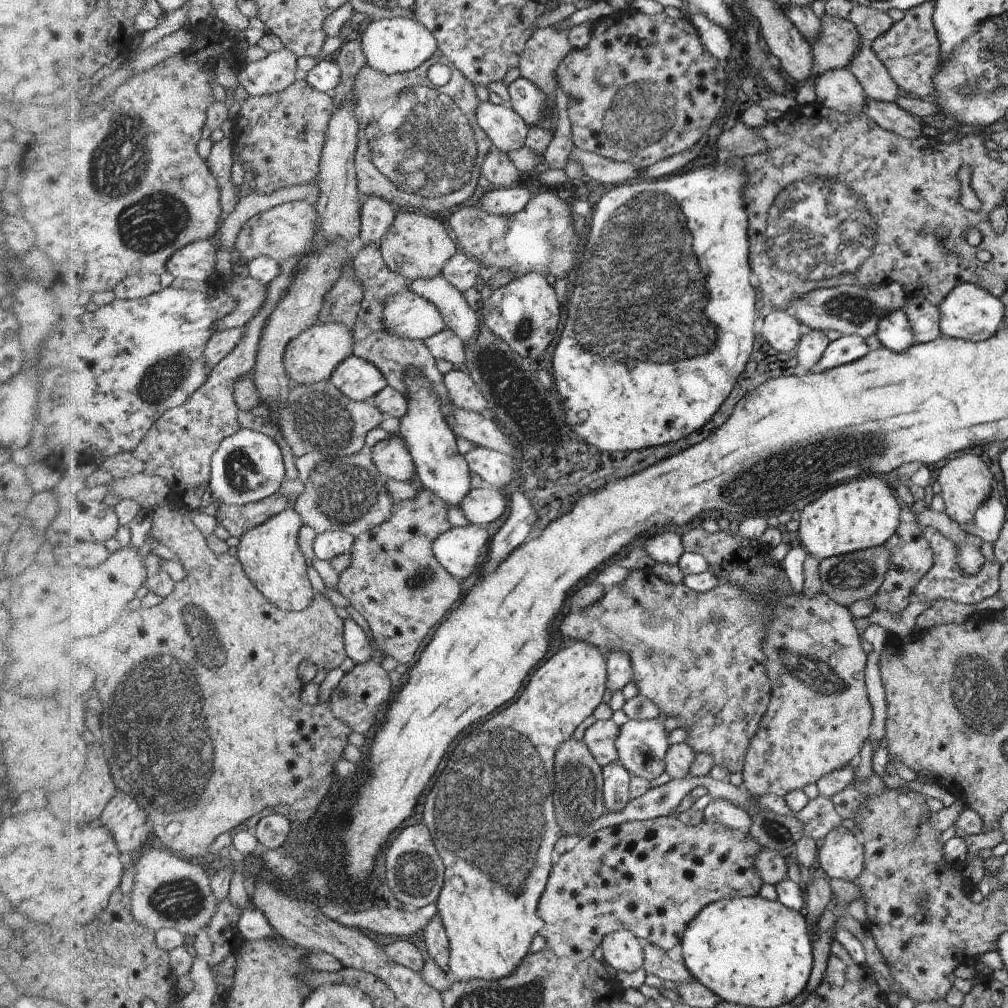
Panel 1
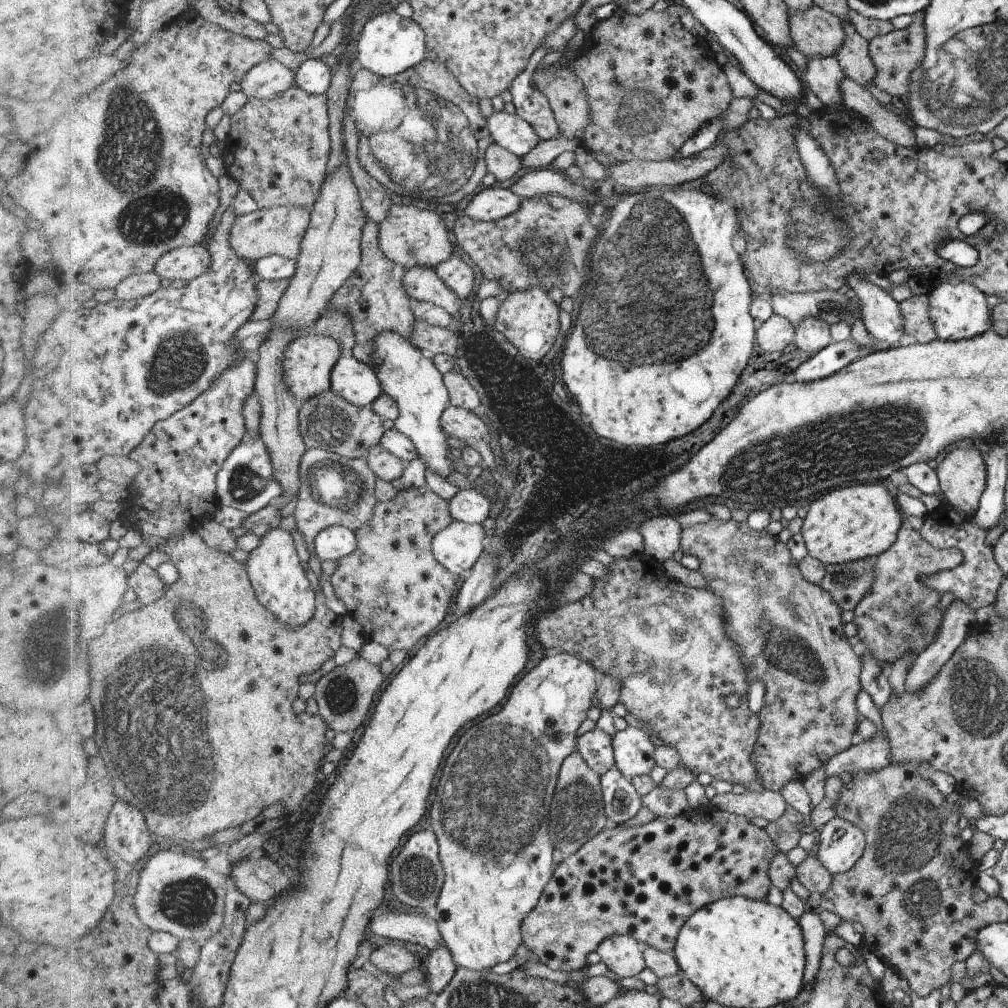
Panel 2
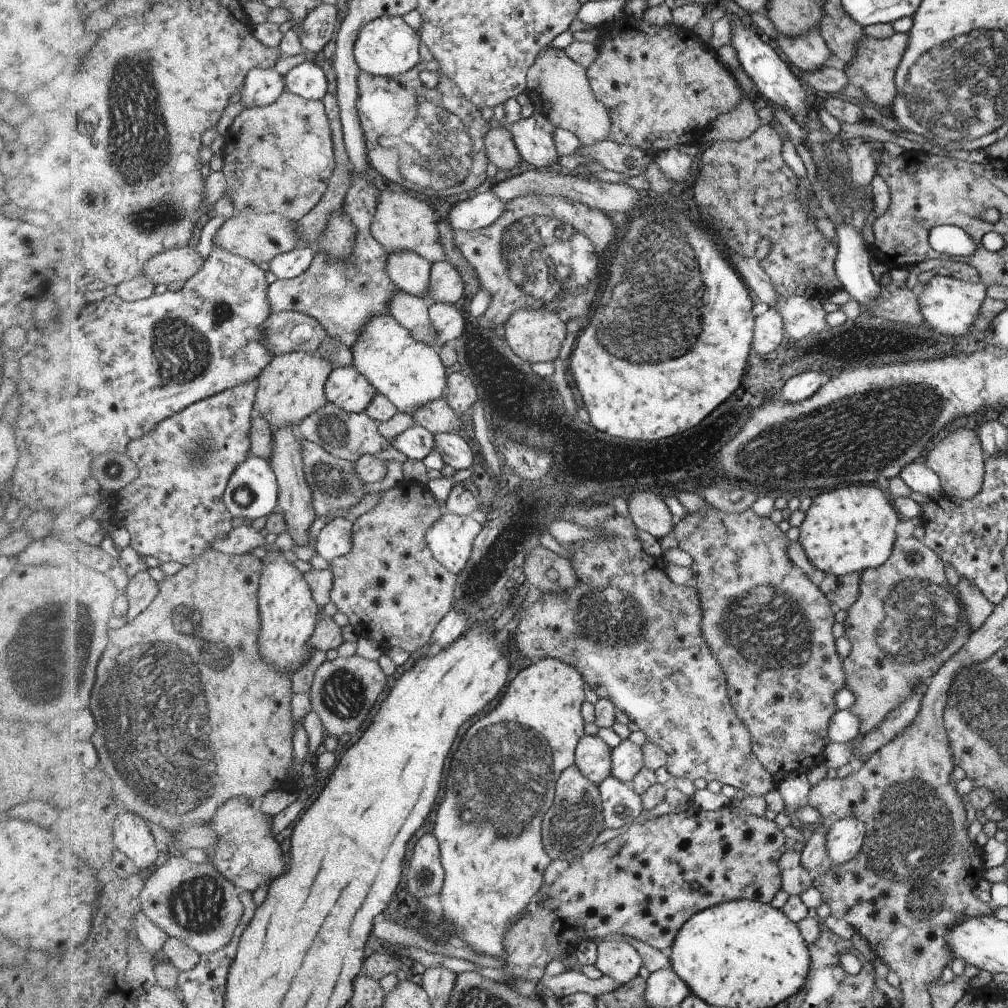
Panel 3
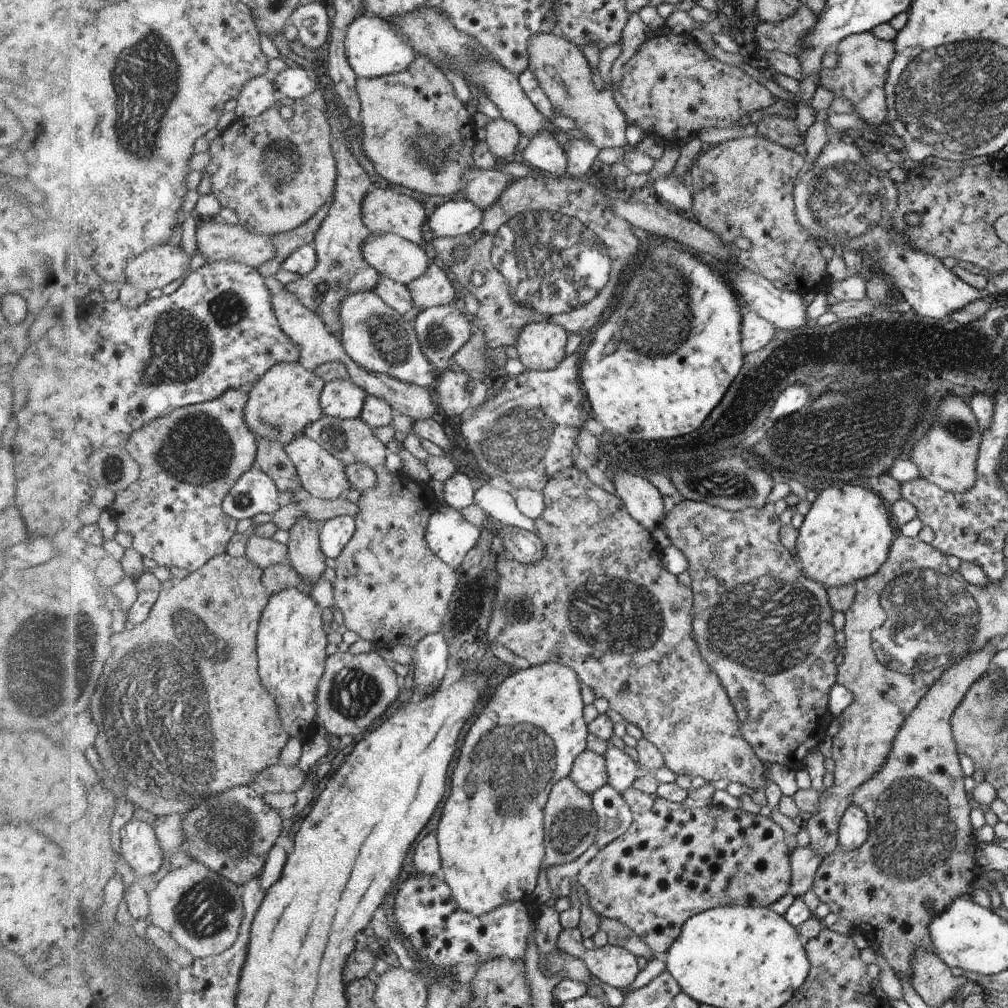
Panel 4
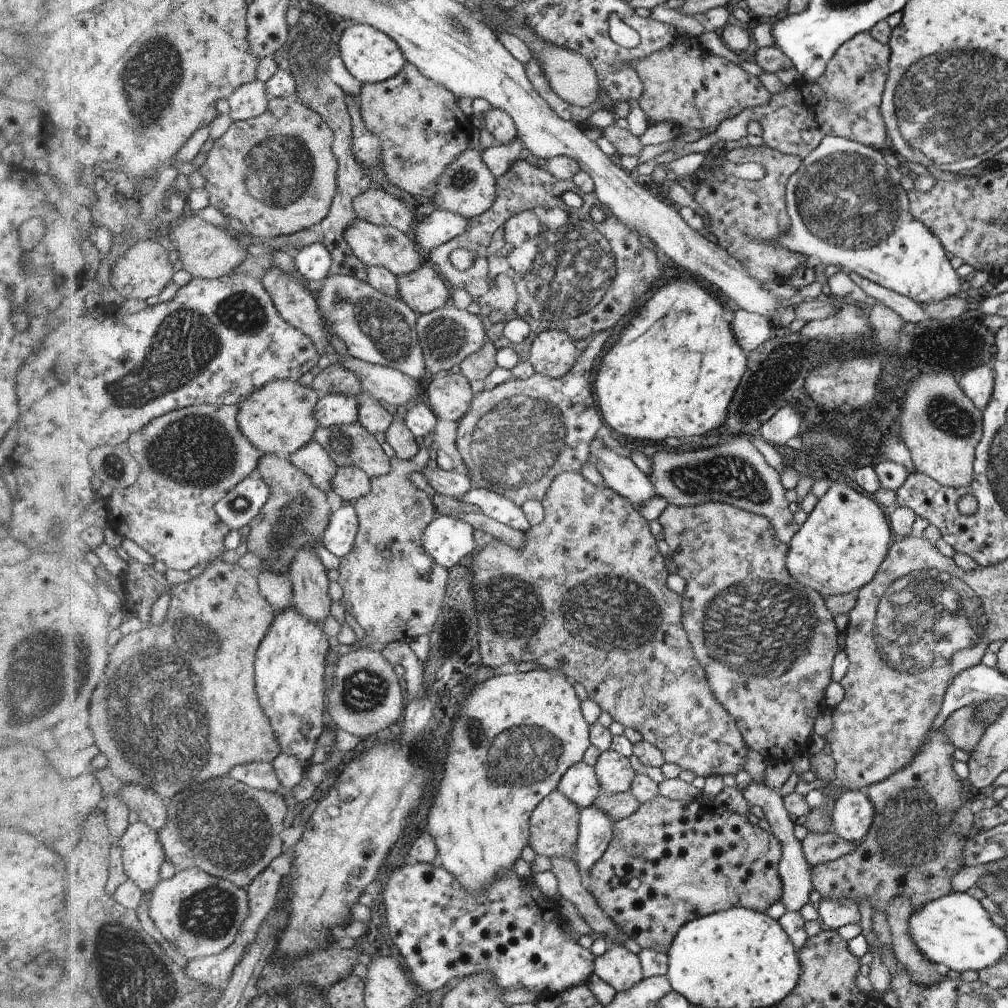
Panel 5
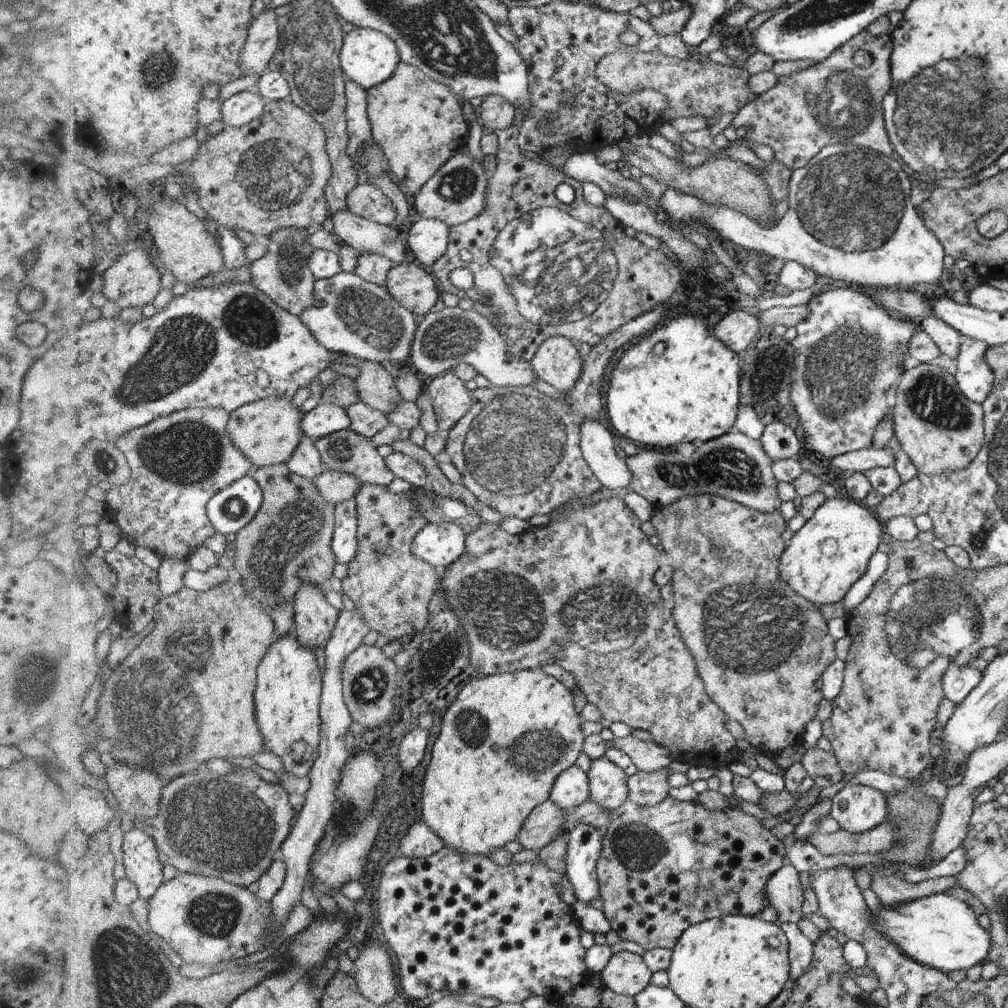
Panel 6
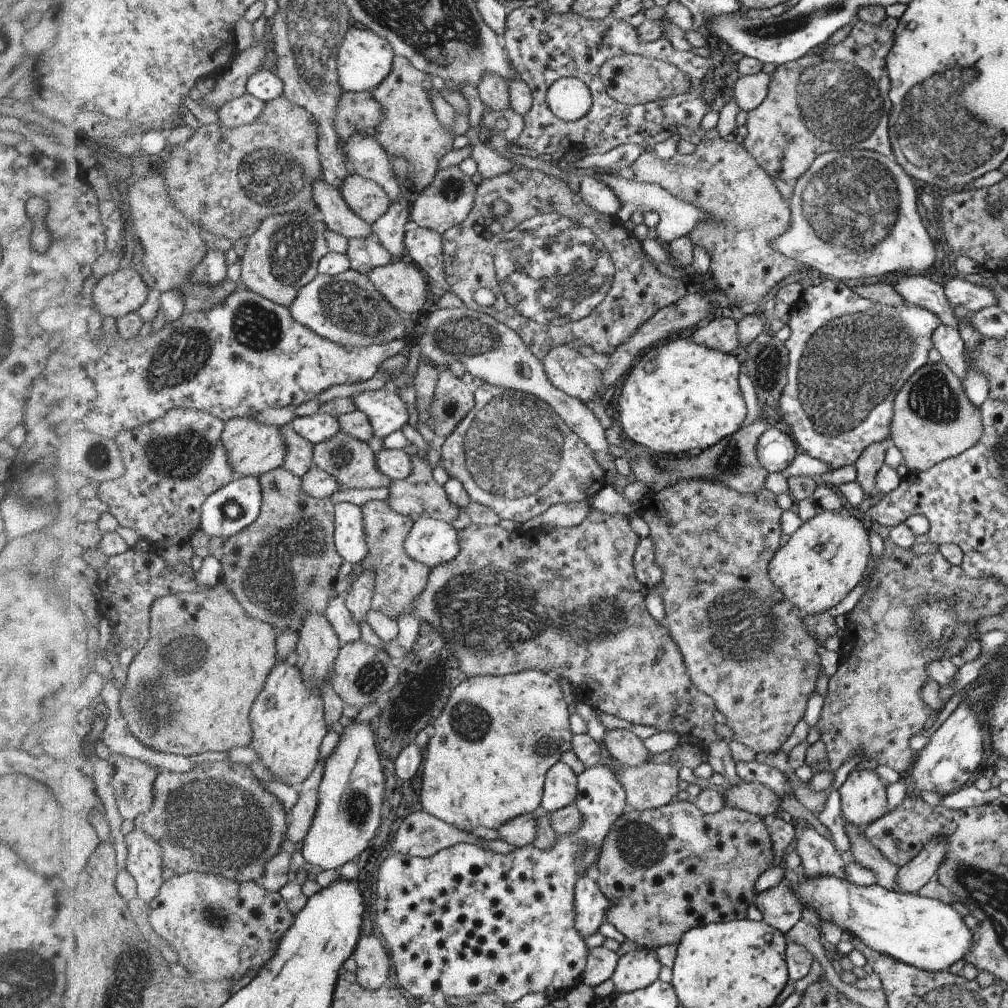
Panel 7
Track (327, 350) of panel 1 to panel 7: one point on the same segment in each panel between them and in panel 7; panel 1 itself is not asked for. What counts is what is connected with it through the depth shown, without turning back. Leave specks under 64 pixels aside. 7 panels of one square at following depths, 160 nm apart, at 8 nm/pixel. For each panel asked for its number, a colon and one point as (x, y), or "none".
2: (310, 360)
3: (292, 389)
4: (282, 406)
5: (279, 419)
6: (269, 431)
7: (255, 449)

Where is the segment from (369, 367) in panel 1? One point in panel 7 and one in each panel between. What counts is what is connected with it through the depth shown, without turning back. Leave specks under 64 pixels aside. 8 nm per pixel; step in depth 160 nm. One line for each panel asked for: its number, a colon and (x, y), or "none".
2: (355, 381)
3: (349, 390)
4: (342, 399)
5: (333, 409)
6: (325, 419)
7: (319, 427)

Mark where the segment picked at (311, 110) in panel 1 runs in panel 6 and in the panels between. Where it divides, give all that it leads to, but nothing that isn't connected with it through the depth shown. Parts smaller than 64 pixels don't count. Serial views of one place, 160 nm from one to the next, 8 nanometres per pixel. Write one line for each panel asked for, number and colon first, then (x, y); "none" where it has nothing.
2: (278, 150)
3: (279, 159)
4: (276, 170)
5: (277, 174)
6: (271, 174)

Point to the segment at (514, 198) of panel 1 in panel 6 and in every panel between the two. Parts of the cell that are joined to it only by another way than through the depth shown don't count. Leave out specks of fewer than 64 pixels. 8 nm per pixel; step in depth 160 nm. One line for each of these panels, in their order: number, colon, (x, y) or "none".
2: (492, 204)
3: (474, 213)
4: (454, 218)
5: (441, 226)
6: (428, 239)

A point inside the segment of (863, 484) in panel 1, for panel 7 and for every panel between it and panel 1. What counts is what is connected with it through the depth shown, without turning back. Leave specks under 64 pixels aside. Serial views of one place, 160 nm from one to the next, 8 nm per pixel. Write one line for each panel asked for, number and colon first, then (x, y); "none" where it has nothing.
2: (851, 523)
3: (850, 529)
4: (845, 537)
5: (839, 549)
6: (832, 550)
7: (823, 561)

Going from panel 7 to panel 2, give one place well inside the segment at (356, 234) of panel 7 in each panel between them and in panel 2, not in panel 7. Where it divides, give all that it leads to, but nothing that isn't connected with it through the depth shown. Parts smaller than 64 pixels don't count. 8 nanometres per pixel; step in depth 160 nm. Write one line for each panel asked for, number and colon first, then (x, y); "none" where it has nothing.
2: (422, 283)
3: (411, 272)
4: (392, 256)
5: (374, 245)
6: (360, 234)

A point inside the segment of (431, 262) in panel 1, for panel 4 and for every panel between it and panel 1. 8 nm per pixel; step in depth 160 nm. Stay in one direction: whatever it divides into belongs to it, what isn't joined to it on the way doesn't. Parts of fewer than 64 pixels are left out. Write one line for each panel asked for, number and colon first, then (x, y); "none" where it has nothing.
2: (411, 236)
3: (400, 221)
4: (384, 211)

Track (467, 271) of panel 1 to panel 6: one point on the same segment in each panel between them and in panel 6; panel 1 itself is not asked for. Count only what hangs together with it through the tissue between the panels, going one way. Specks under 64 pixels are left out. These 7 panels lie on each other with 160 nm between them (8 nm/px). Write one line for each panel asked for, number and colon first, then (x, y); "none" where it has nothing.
2: (457, 276)
3: (446, 286)
4: (433, 288)
5: (424, 291)
6: (412, 285)

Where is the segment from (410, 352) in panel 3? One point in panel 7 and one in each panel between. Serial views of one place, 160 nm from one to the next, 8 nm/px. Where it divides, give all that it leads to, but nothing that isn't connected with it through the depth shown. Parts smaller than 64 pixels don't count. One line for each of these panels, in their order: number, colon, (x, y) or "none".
4: (377, 337)
5: (381, 330)
6: (351, 316)
7: (347, 309)

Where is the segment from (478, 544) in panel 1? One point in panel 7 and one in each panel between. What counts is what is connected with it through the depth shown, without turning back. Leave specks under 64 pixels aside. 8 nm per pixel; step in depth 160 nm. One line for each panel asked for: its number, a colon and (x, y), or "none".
2: (458, 547)
3: (451, 538)
4: (451, 537)
5: (449, 539)
6: (440, 544)
7: (432, 542)

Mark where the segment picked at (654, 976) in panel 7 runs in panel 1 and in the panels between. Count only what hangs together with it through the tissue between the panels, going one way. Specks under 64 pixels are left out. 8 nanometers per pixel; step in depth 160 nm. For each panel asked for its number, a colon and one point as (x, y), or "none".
1: (621, 949)
2: (620, 953)
3: (621, 961)
4: (614, 965)
5: (618, 967)
6: (626, 973)

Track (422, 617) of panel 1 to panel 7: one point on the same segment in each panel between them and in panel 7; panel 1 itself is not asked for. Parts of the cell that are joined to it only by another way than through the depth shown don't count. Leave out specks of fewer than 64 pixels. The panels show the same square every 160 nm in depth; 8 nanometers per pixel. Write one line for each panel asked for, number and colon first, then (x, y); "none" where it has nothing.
2: (398, 591)
3: (394, 591)
4: (392, 589)
5: (396, 590)
6: (392, 587)
7: (399, 580)

